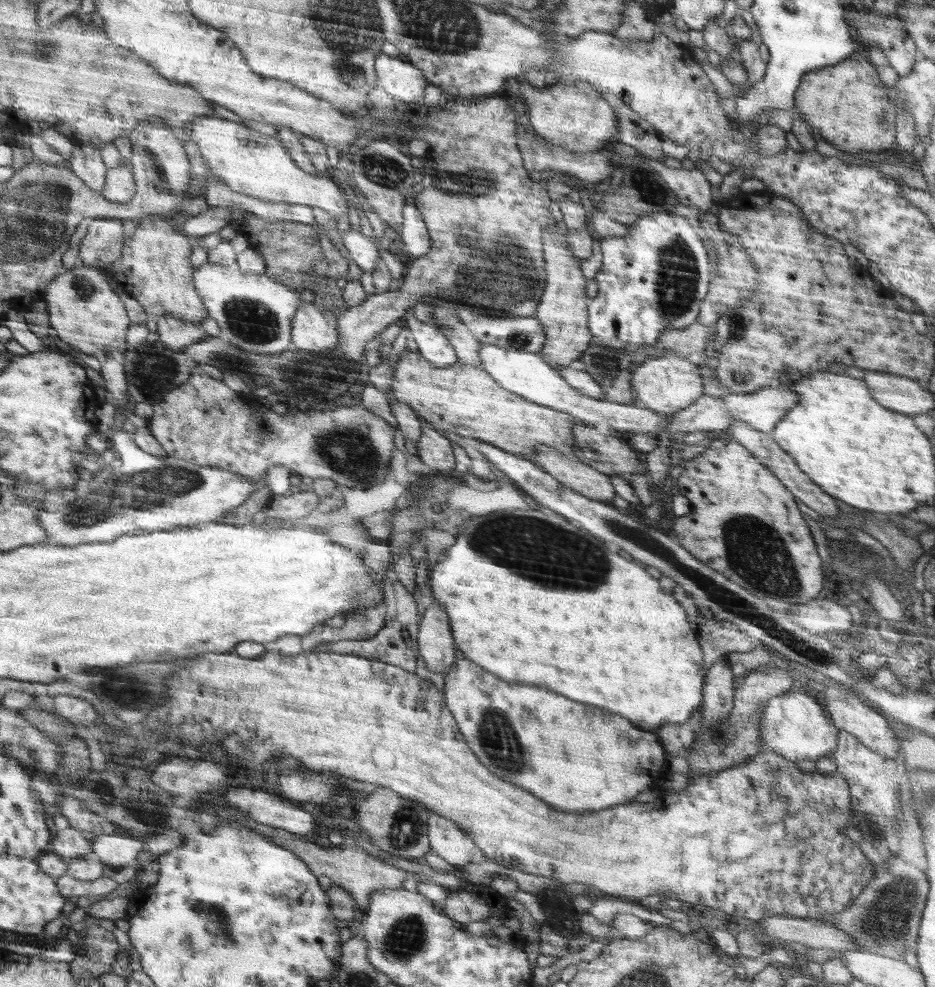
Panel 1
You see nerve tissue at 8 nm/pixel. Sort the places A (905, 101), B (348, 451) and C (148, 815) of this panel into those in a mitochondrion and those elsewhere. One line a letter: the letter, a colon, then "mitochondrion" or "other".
A: mitochondrion
B: mitochondrion
C: mitochondrion

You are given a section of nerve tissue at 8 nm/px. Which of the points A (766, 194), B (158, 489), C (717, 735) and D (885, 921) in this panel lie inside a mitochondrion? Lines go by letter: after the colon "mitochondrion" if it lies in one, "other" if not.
A: other
B: mitochondrion
C: mitochondrion
D: mitochondrion

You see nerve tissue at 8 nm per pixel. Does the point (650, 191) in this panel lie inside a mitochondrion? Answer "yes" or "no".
yes

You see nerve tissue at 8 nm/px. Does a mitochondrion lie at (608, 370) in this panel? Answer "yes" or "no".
yes

